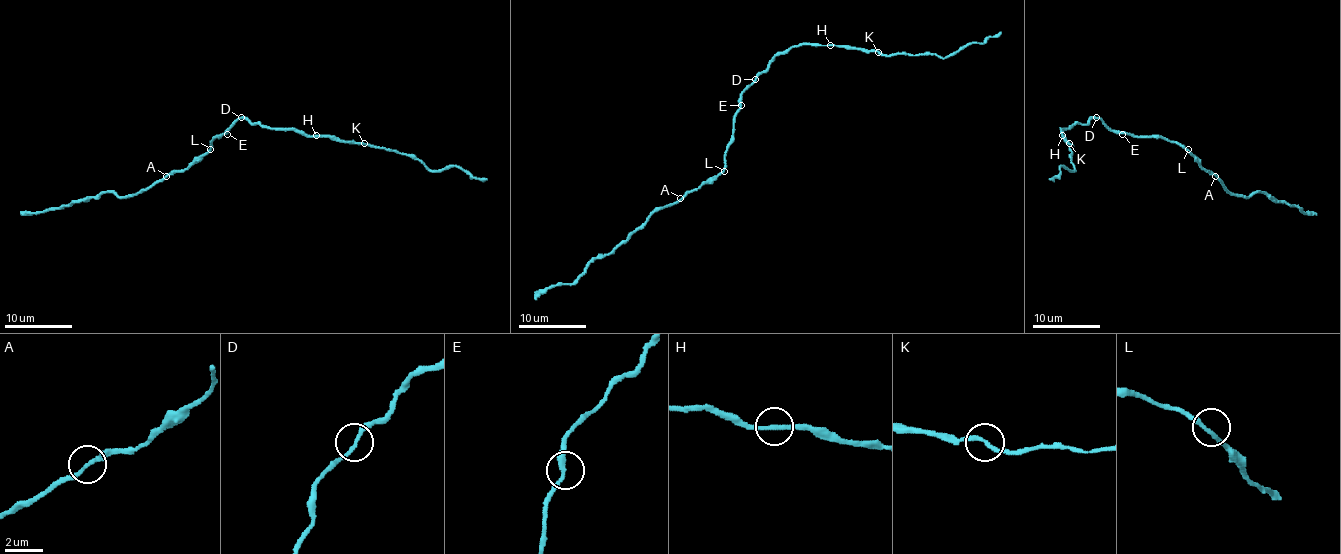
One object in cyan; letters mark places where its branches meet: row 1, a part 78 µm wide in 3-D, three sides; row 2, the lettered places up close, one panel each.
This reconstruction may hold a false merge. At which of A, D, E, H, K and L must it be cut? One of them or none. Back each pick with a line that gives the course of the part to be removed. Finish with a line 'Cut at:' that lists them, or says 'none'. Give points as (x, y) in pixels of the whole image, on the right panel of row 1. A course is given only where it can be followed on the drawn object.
Cut at: none

